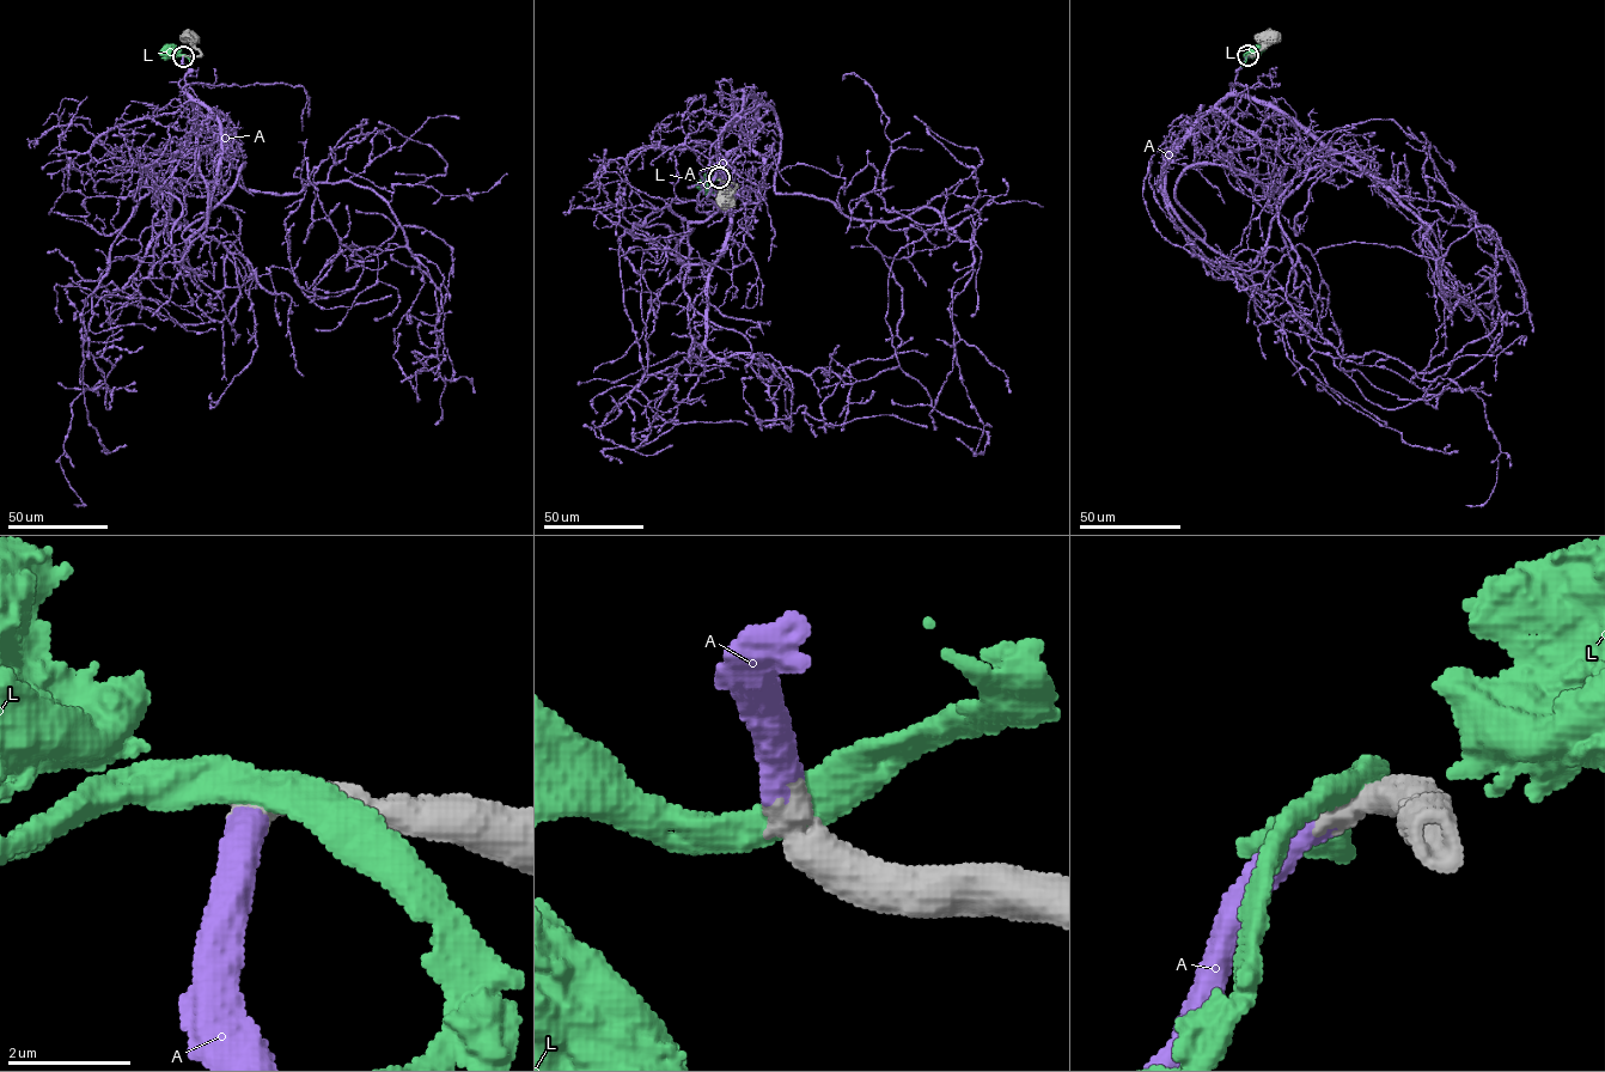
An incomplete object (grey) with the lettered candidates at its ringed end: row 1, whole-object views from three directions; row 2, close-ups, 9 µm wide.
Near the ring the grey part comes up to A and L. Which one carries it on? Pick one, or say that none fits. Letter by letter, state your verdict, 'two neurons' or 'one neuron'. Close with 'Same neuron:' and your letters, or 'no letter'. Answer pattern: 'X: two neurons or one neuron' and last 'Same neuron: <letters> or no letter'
A: one neuron
L: two neurons
Same neuron: A

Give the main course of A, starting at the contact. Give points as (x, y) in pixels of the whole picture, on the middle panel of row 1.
A: (719, 178), (751, 96), (718, 135), (768, 104), (776, 192), (940, 214), (885, 321), (988, 440), (956, 438)

